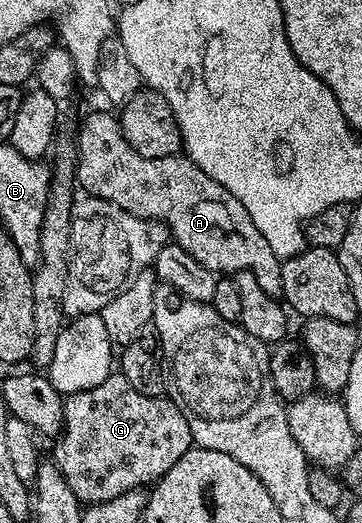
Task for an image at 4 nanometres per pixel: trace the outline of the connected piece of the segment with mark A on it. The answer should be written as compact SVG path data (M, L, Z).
M97 110L89 114L81 122L81 131L75 137L75 153L77 155L77 172L75 182L78 187L85 189L84 193L91 198L102 198L127 212L140 218L147 218L155 222L164 222L165 229L169 231L172 241L181 246L199 264L214 272L236 272L246 270L255 276L256 282L267 292L267 296L275 299L281 298L283 292L282 259L271 252L271 244L263 237L263 232L255 228L255 220L247 216L247 208L231 192L223 188L199 164L195 164L181 154L172 154L166 158L148 158L139 156L131 144L123 136L118 119L103 111Z

